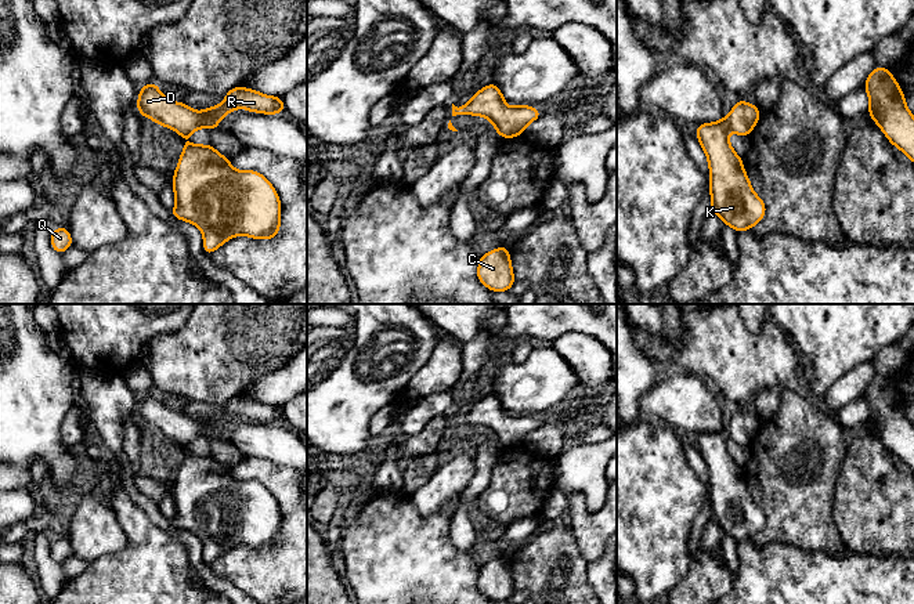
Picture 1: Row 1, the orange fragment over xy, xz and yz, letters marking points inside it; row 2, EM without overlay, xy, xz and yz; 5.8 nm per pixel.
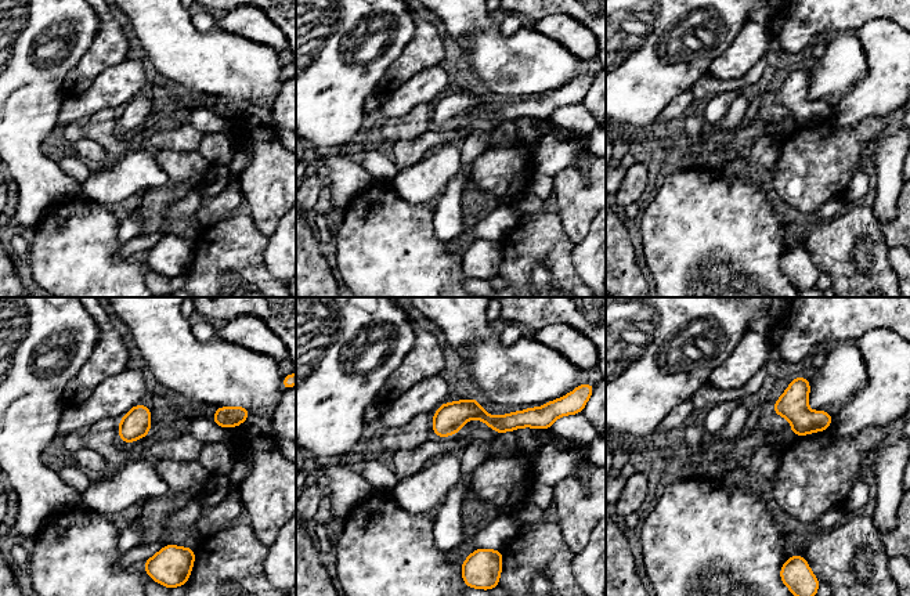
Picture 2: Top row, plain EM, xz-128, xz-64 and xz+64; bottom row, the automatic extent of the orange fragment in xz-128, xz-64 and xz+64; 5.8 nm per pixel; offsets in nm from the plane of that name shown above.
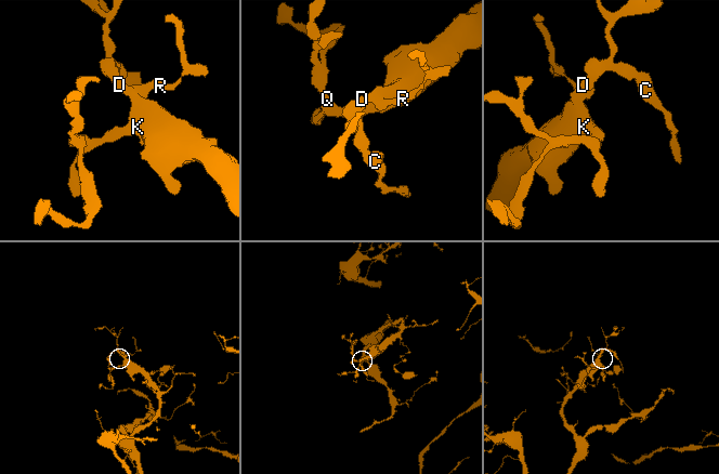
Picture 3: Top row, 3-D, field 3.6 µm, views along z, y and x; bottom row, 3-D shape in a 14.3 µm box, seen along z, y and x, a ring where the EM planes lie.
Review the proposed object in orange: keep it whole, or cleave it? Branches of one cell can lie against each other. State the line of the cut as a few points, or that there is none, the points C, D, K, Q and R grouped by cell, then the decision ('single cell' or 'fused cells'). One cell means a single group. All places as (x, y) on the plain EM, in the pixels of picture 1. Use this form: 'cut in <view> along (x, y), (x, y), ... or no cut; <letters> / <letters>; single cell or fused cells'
no cut; C D K Q R; single cell

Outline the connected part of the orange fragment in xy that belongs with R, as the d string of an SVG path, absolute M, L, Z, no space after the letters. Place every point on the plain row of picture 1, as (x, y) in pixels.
M149 393L144 397L140 397L140 405L137 410L137 420L147 428L148 426L152 431L159 433L167 438L177 441L184 449L184 460L178 469L177 478L174 480L173 487L173 500L176 504L176 517L170 520L171 525L188 531L196 535L203 543L203 561L209 565L223 553L225 553L232 546L245 545L253 549L271 549L279 543L281 536L281 511L278 502L271 495L271 492L259 481L246 480L239 481L234 478L230 473L230 469L218 463L212 453L206 455L194 455L187 452L185 448L189 446L194 441L200 437L207 437L210 441L216 440L218 431L230 422L234 422L236 417L245 417L248 422L260 422L265 424L283 423L283 409L281 406L264 405L252 398L234 397L225 405L225 410L220 415L210 416L202 422L187 416L184 412L174 412L166 408L162 401L158 398L156 393Z

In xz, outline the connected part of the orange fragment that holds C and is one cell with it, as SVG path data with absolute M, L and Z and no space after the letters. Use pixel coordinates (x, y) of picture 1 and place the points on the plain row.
M507 556L480 565L477 589L491 601L509 601L516 590Z

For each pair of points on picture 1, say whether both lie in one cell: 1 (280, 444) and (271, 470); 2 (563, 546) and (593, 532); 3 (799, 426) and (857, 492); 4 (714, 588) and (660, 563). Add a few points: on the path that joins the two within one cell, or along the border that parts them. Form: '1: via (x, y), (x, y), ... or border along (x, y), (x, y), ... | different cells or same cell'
1: border along (245, 455), (266, 458), (292, 467) | different cells
2: border along (570, 527), (578, 552), (588, 561) | different cells
3: border along (846, 447), (846, 454), (835, 481), (833, 503) | different cells
4: border along (690, 556), (687, 574), (671, 589) | different cells

